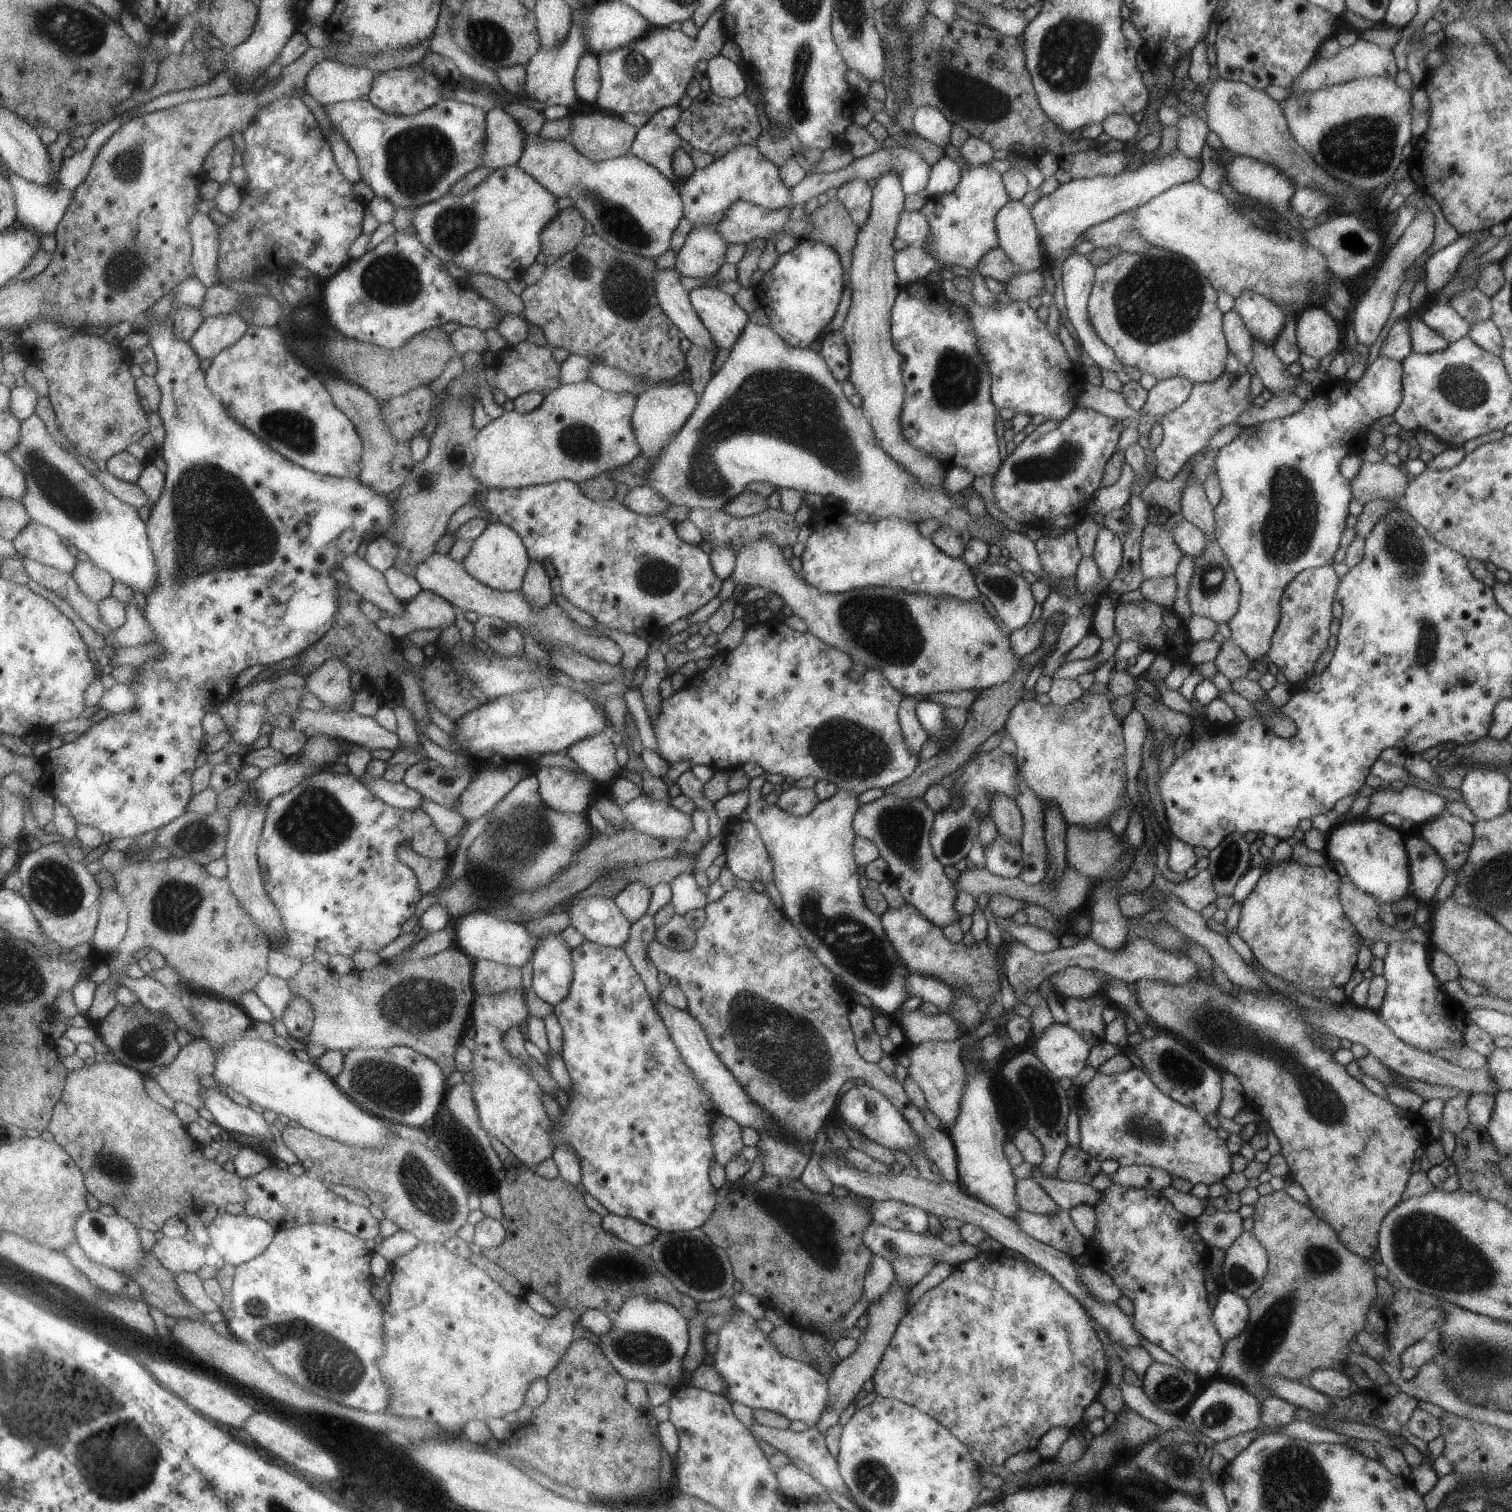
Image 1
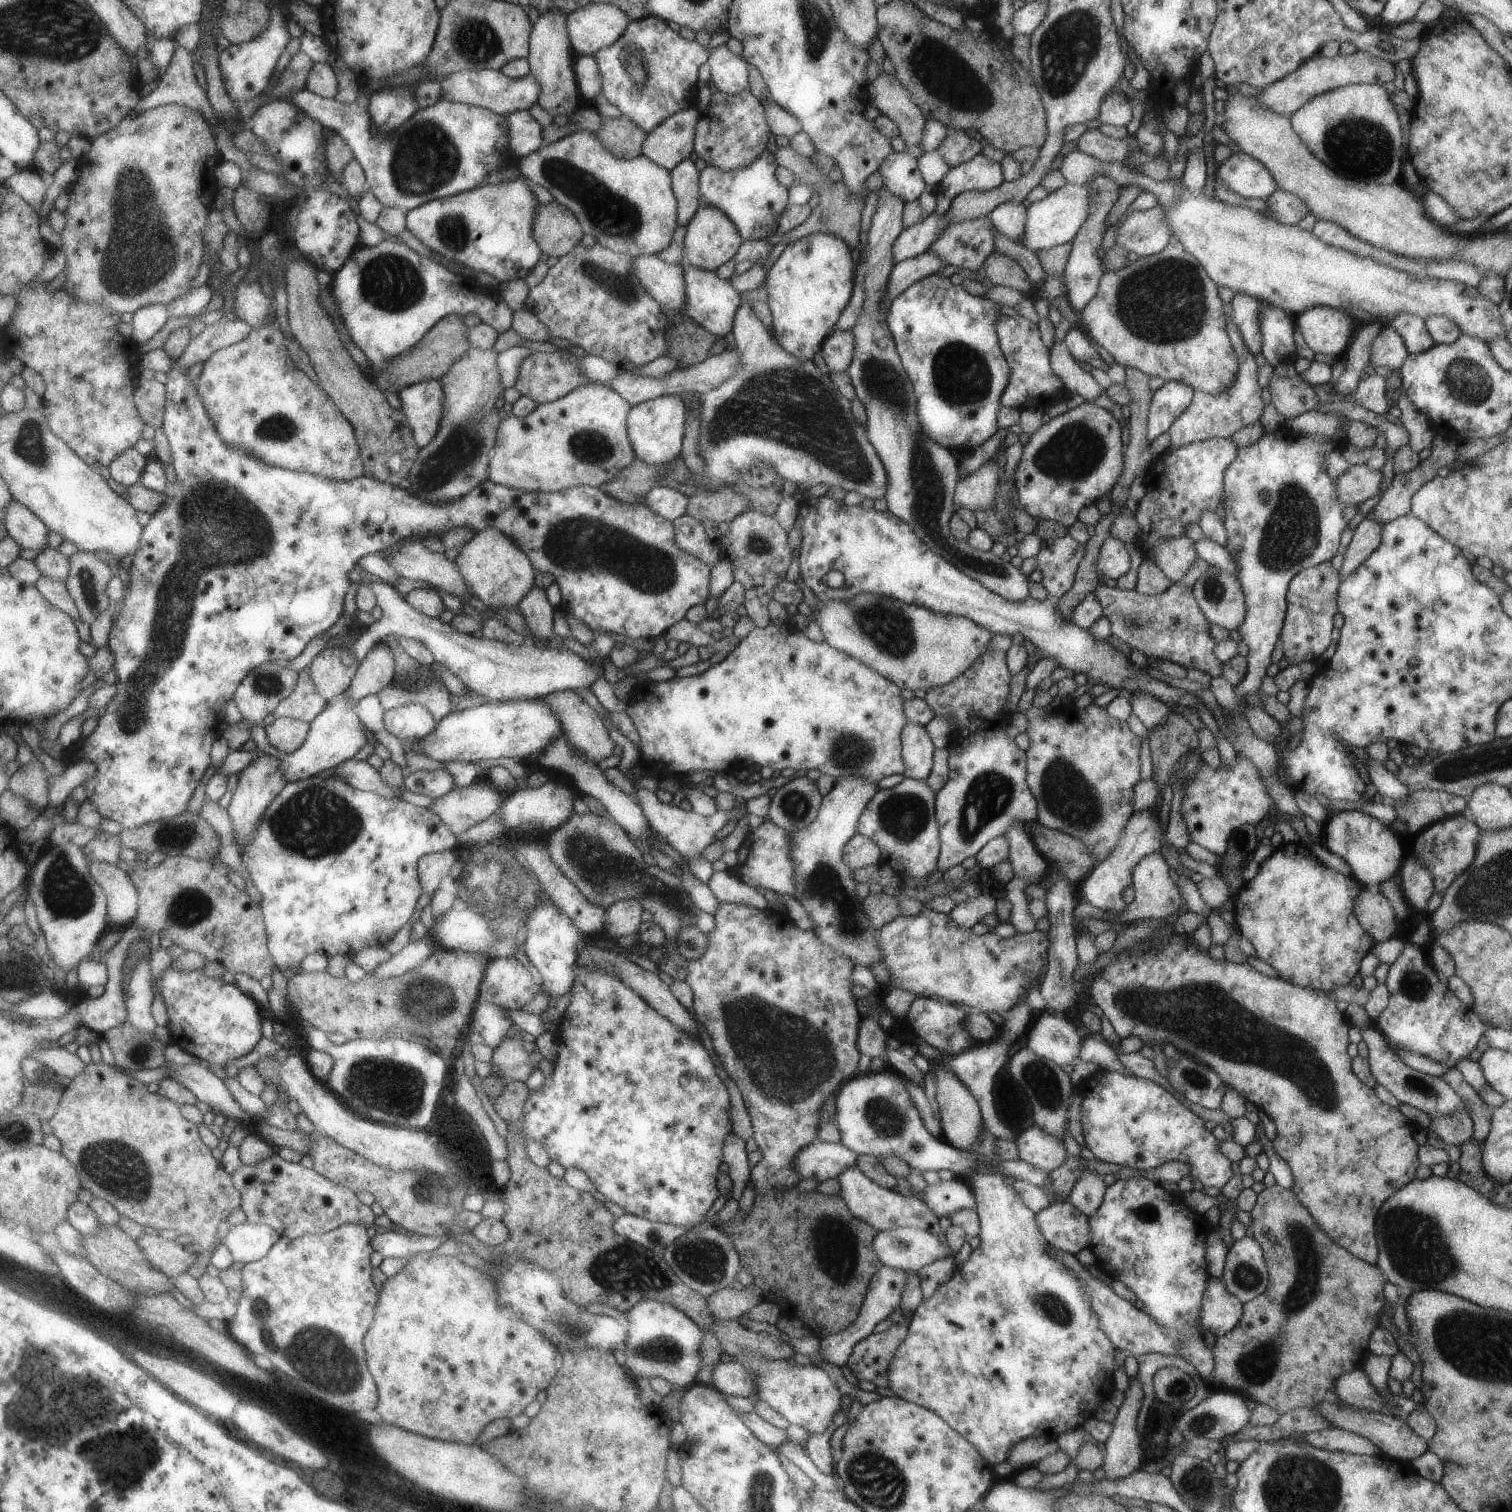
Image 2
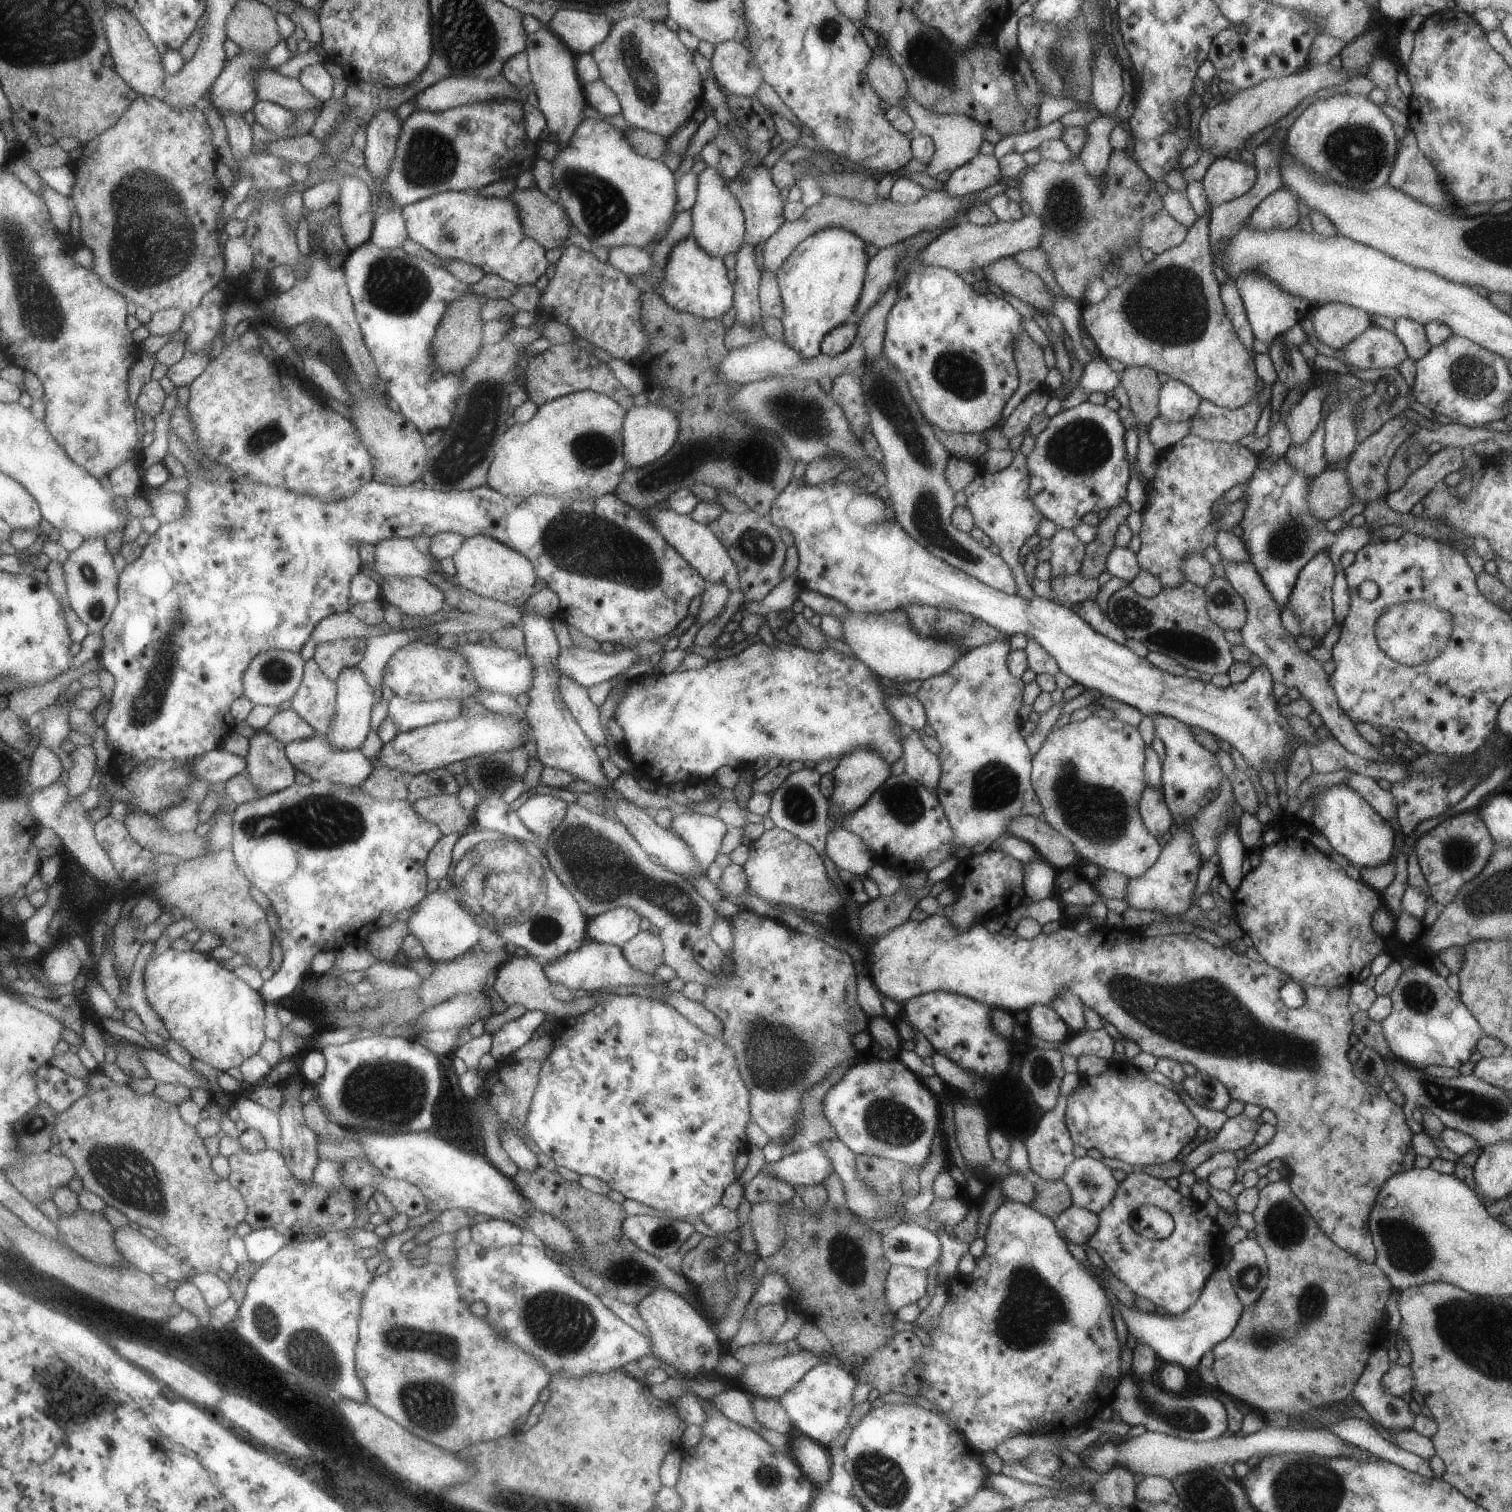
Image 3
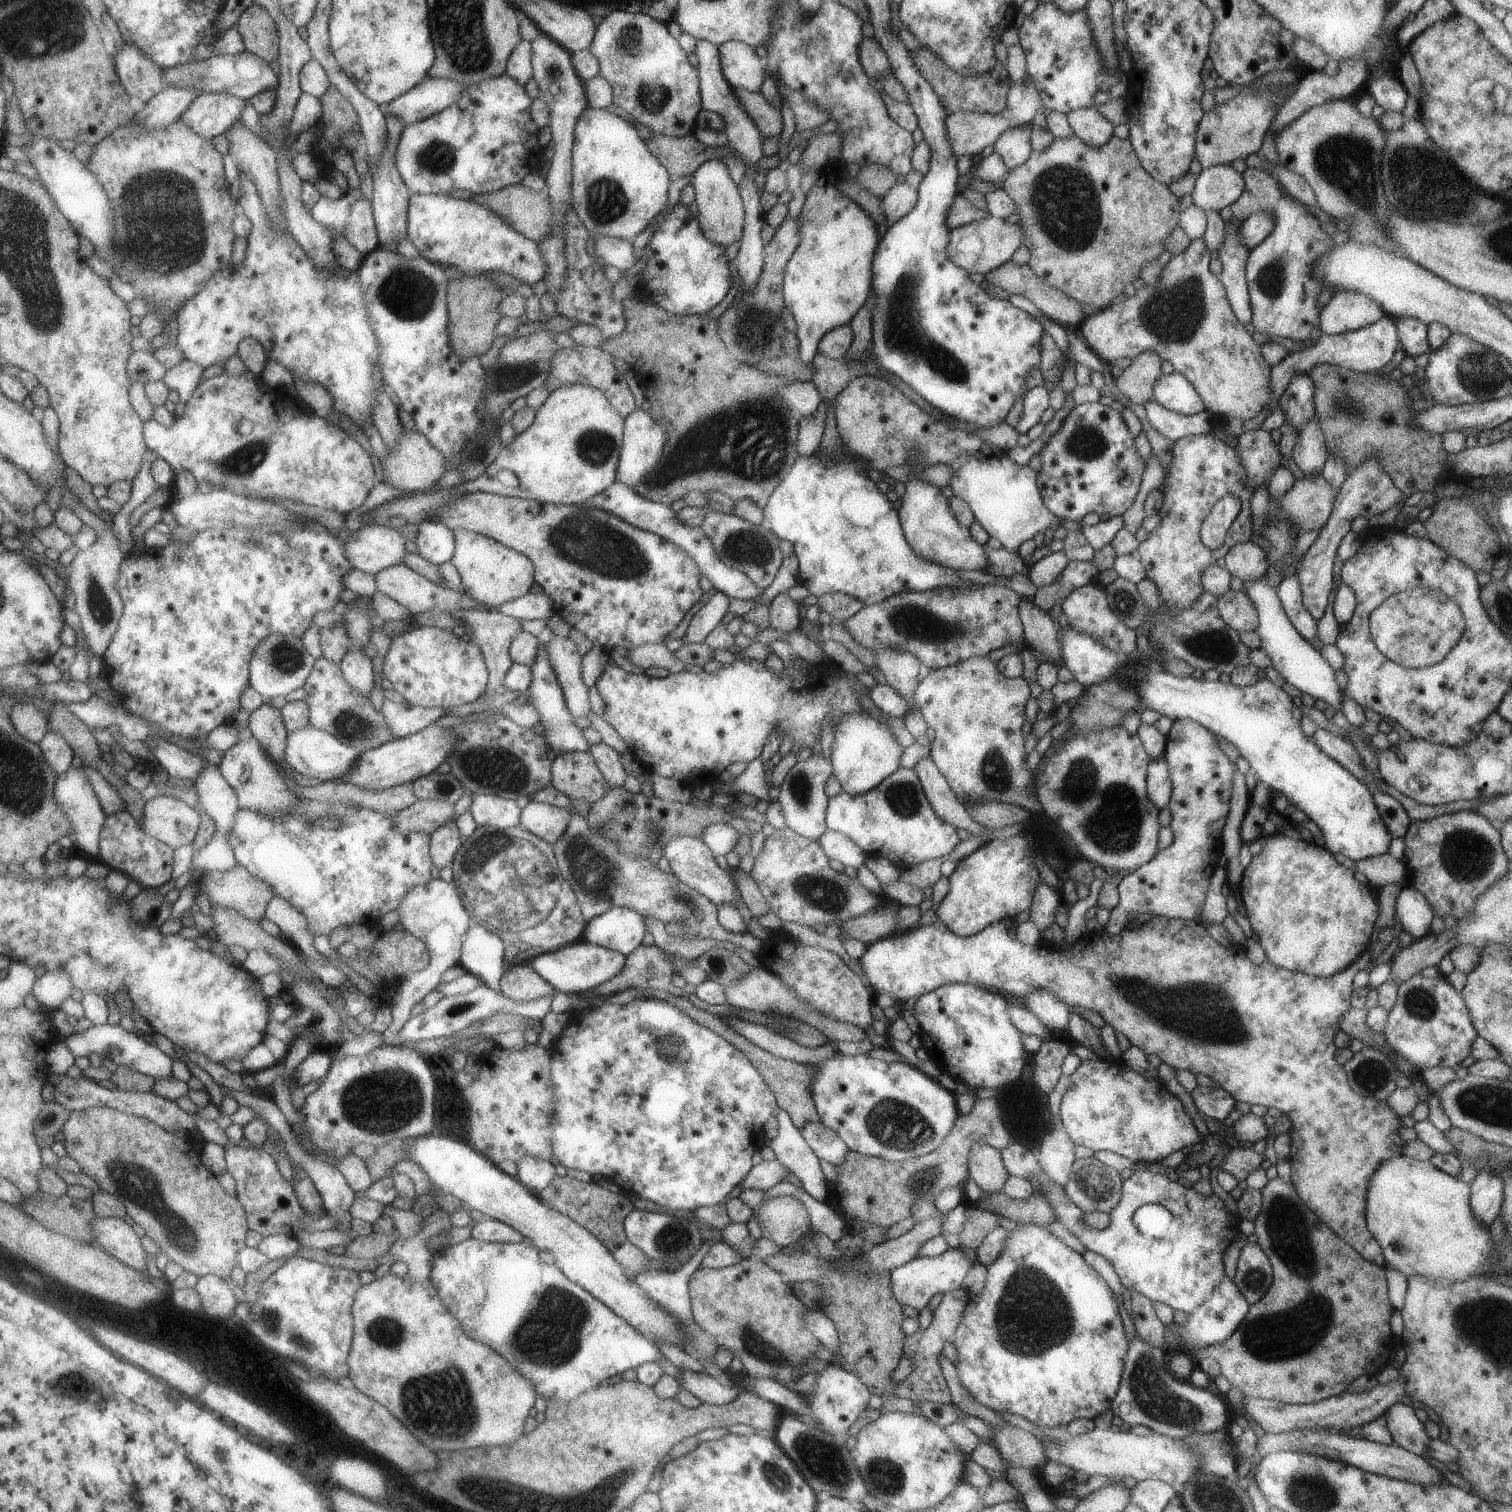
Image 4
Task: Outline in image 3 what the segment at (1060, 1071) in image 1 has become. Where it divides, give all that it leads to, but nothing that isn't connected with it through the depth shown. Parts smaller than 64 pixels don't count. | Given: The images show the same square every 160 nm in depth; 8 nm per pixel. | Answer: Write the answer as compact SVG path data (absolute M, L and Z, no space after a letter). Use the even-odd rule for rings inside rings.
M1036 1004L1028 1012L1030 1033L1045 1042L1065 1042L1071 1031L1050 1005Z

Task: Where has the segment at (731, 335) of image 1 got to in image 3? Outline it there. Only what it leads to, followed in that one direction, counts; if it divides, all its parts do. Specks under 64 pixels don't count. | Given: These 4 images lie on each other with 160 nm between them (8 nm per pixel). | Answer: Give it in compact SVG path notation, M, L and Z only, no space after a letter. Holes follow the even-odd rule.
M690 234L677 242L670 251L663 277L654 290L674 310L692 313L705 319L720 319L734 304L734 285L728 279L724 259L705 252Z

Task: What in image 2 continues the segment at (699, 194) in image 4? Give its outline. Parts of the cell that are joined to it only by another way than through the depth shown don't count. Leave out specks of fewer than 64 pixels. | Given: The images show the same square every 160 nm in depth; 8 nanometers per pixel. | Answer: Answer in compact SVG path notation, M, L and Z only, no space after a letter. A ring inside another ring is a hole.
M700 206L686 230L683 260L688 260L692 266L698 266L700 270L716 271L722 264L733 259L743 242L738 228L716 206Z

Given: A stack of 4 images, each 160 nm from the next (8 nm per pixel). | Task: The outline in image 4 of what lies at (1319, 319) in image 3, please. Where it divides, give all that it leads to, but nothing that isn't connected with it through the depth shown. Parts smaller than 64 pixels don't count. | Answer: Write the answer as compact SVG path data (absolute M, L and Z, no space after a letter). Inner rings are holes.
M1340 289L1321 310L1319 328L1324 335L1355 331L1388 316L1367 294Z

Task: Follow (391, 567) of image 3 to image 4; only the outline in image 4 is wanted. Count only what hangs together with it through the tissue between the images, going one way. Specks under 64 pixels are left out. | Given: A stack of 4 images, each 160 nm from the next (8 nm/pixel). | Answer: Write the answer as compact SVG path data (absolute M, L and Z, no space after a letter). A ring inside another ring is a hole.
M365 524L349 539L344 538L354 568L377 575L395 564L405 563L407 538L401 529Z

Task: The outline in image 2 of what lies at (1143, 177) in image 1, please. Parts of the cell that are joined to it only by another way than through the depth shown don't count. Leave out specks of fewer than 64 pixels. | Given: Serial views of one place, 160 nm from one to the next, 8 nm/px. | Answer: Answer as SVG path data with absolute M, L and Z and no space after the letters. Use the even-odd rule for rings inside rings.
M1067 182L1062 188L1049 192L1044 200L1032 202L1027 209L1026 232L1022 234L1022 245L1036 253L1068 242L1078 235L1080 226L1090 214L1090 188L1088 184Z

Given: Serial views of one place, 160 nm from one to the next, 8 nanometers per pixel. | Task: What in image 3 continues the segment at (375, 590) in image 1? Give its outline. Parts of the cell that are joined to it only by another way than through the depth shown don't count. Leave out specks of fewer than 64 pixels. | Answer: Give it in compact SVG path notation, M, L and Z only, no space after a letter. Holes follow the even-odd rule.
M465 637L461 639L455 649L458 649L469 660L482 689L490 689L494 693L509 694L515 697L531 689L533 666L525 654L521 655L495 644L487 647L480 642L468 642ZM572 647L560 648L556 668L562 675L570 675L578 684L589 686L609 681L627 671L639 661L632 649L603 653Z

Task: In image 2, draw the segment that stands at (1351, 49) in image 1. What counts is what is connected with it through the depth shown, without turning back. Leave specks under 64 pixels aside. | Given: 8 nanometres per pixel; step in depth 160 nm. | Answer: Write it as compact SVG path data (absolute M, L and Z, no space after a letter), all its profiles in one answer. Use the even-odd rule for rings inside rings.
M1357 50L1354 54L1340 54L1336 57L1324 57L1321 54L1310 58L1288 76L1282 80L1266 86L1257 97L1262 106L1270 108L1276 114L1291 116L1296 110L1299 110L1305 103L1312 98L1325 94L1326 92L1346 87L1352 84L1367 83L1384 85L1386 82L1393 82L1396 78L1396 68L1394 64L1375 58L1368 52Z

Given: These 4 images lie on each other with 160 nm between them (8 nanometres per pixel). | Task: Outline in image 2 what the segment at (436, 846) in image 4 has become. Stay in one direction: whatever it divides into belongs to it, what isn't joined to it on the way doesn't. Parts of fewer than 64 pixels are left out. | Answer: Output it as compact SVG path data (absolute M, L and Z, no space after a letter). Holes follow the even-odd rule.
M452 850L424 856L419 863L419 874L426 892L434 894L439 890L440 881L448 876L450 868L456 862Z

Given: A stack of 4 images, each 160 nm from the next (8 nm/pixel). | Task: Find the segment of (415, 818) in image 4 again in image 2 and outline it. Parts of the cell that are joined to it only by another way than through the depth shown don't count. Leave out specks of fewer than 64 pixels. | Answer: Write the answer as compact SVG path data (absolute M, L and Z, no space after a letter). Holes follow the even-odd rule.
M477 779L470 786L458 786L434 800L431 810L459 835L496 813L506 797L490 781Z

